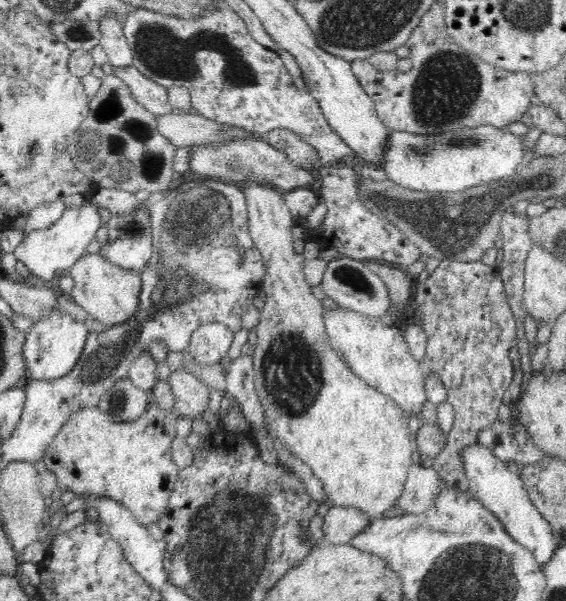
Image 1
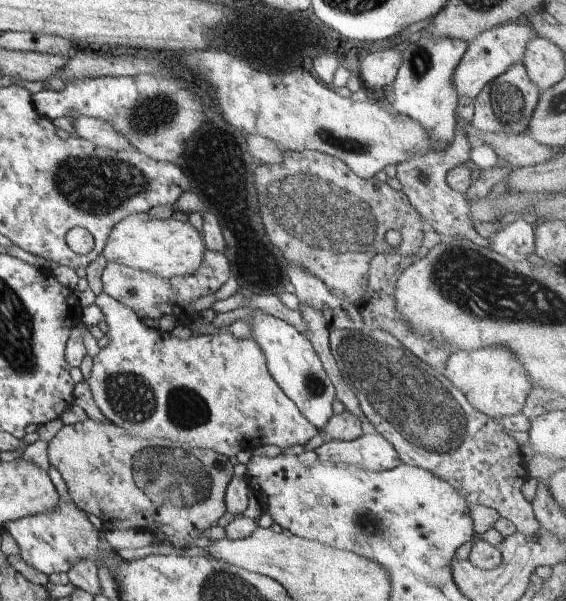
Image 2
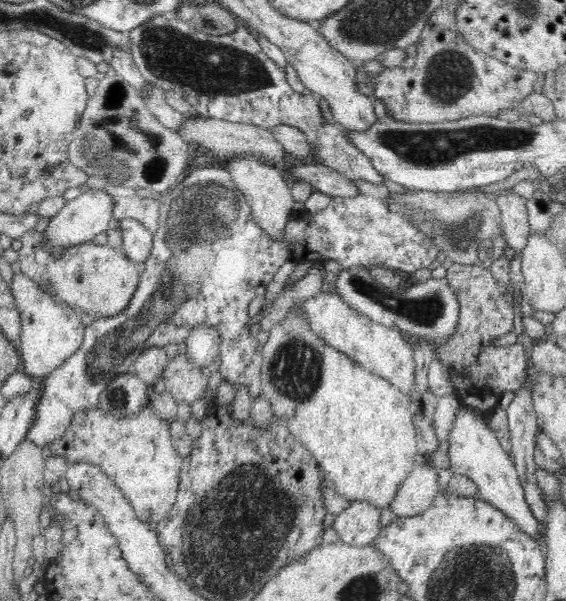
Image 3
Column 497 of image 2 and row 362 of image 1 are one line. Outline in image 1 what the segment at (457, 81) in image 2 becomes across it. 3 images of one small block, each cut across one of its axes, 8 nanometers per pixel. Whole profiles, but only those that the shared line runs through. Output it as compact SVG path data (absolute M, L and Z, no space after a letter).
M55 309L48 320L32 323L32 327L26 334L26 340L22 344L28 379L56 380L68 374L75 368L80 354L83 353L88 334L89 331L82 319L73 319L62 310Z

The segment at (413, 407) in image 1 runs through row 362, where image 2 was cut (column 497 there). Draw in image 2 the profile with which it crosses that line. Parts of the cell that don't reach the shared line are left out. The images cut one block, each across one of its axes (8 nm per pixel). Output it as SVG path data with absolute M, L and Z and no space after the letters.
M500 346L476 352L456 352L448 358L445 372L445 377L464 394L475 409L497 420L522 413L526 397L534 387L513 352L508 352Z

